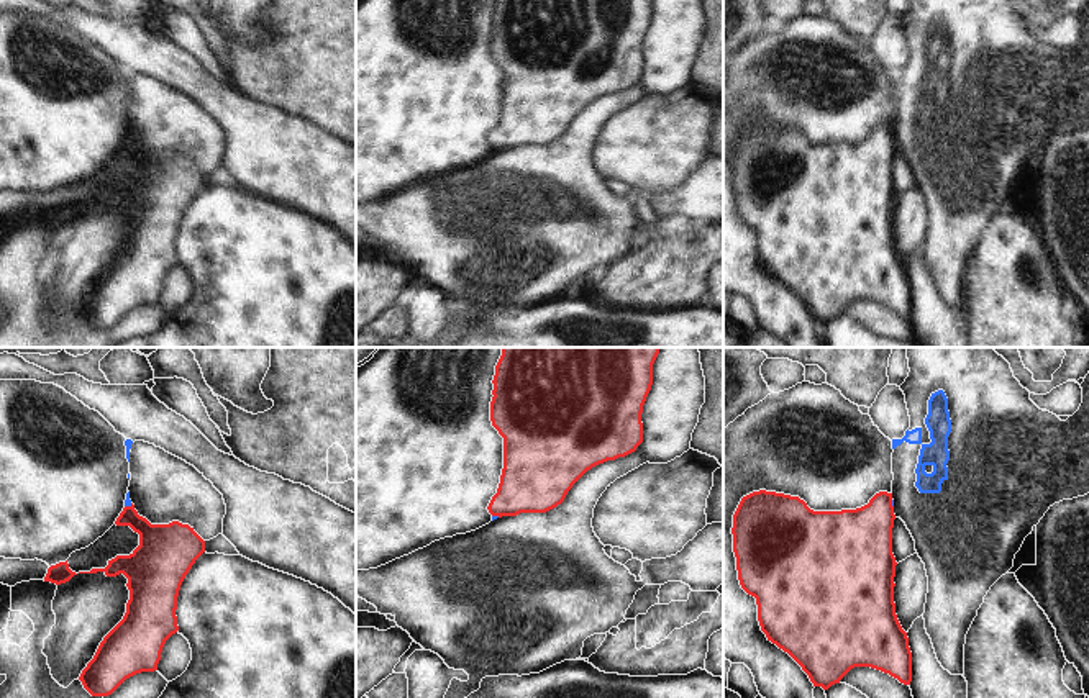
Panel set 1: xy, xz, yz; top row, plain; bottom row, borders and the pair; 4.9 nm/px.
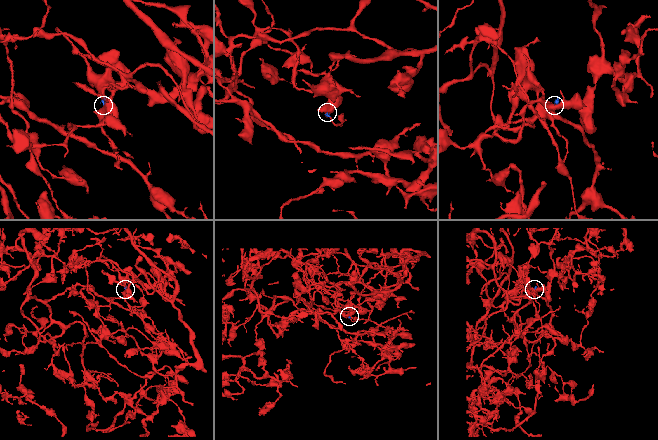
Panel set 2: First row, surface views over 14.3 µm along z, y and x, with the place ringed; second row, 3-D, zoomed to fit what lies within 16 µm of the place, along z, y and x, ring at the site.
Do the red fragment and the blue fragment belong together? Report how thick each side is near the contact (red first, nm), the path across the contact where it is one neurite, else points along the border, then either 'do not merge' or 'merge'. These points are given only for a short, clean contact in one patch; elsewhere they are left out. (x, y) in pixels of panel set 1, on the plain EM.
220/30 nm | along xy (132, 136), (125, 140) | do not merge

